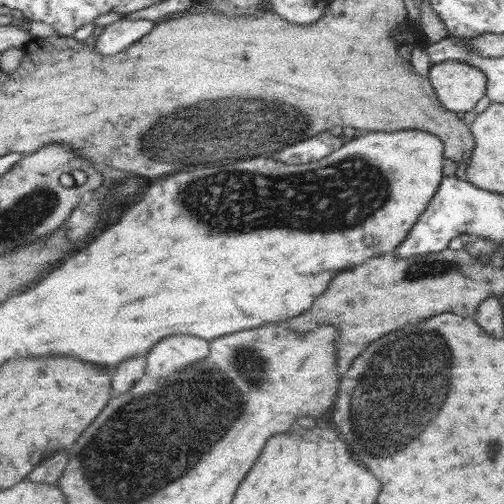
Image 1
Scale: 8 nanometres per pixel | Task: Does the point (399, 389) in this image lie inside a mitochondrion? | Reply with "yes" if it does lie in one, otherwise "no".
yes

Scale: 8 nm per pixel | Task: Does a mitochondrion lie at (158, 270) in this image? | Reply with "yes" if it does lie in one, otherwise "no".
no

